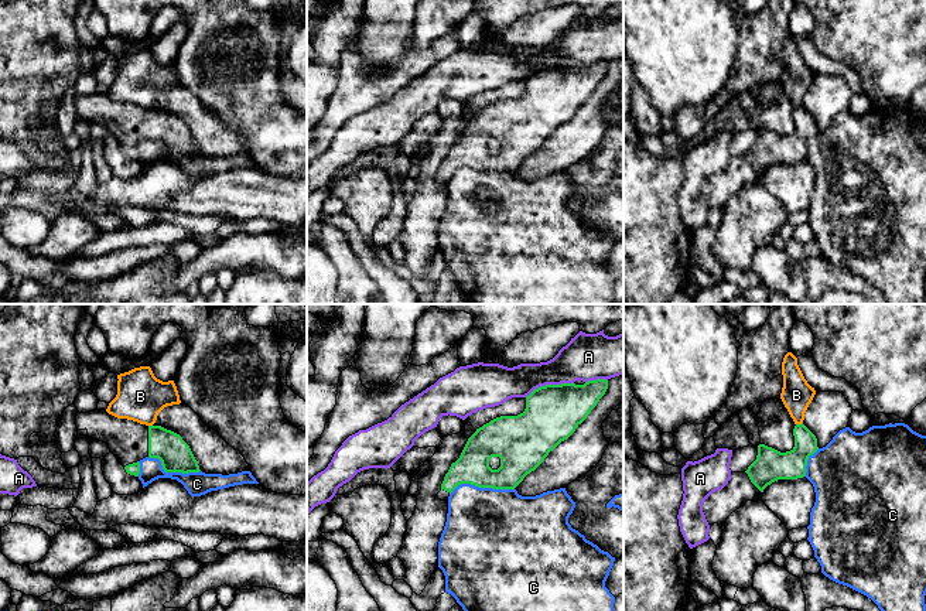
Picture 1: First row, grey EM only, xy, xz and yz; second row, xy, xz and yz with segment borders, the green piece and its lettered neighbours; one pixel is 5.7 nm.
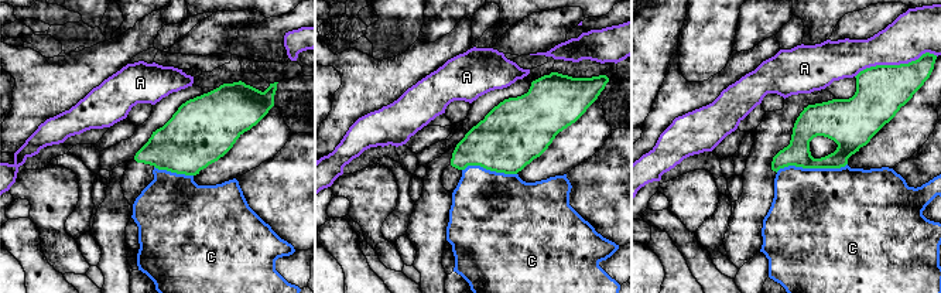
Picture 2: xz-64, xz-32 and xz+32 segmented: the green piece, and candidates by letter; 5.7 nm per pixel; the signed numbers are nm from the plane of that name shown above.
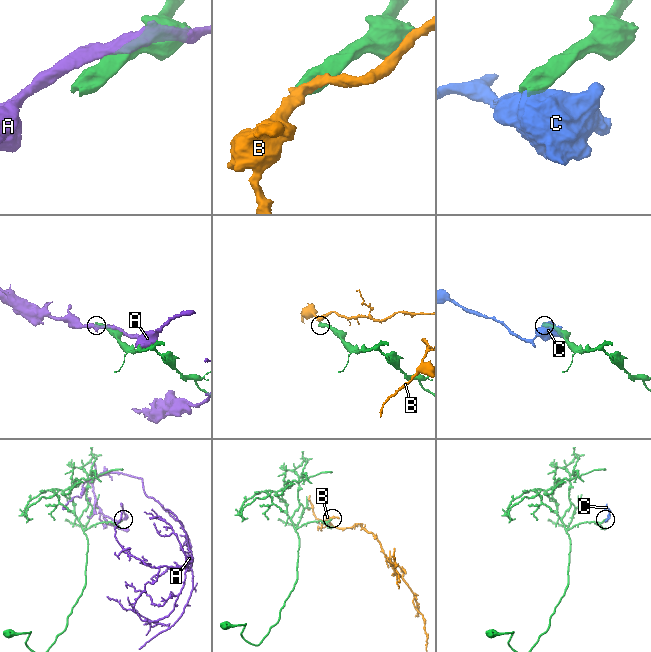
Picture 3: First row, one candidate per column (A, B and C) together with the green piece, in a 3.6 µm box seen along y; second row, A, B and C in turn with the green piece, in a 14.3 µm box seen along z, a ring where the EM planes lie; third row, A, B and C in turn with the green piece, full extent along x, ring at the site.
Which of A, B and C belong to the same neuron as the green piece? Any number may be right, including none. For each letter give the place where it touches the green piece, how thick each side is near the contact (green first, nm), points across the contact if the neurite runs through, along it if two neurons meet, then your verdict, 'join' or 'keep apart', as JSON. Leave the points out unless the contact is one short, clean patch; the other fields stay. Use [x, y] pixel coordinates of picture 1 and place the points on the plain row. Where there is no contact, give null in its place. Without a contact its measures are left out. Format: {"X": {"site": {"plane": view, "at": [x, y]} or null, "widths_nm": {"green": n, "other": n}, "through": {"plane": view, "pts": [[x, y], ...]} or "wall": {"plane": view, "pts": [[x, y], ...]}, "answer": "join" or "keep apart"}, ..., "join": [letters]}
{"A": {"site": {"plane": "xz", "at": [549, 68]}, "widths_nm": {"green": 320, "other": 240}, "answer": "keep apart"}, "B": {"site": {"plane": "yz", "at": [799, 108]}, "widths_nm": {"green": 160, "other": 180}, "wall": {"plane": "yz", "pts": [[802, 105], [796, 108]]}, "answer": "keep apart"}, "C": {"site": {"plane": "xz", "at": [481, 170]}, "widths_nm": {"green": 190, "other": 480}, "wall": {"plane": "xz", "pts": [[513, 171], [479, 171], [460, 167], [450, 177]]}, "answer": "keep apart"}, "join": []}

